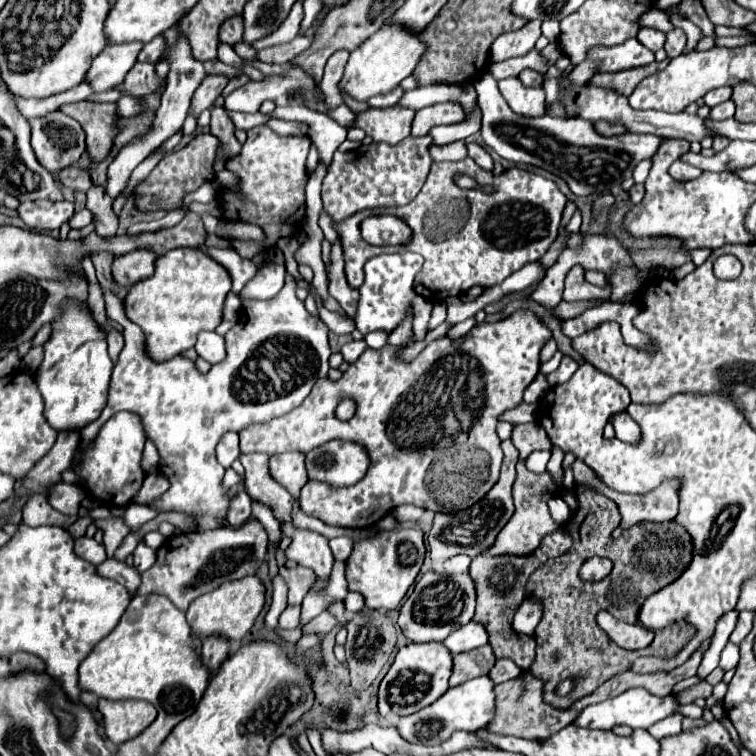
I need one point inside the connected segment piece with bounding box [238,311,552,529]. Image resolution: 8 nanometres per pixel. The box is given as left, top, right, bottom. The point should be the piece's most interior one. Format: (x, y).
(405, 412)

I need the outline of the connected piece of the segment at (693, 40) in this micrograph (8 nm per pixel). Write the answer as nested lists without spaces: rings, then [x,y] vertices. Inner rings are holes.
[[[676,19],[676,25],[678,25],[678,27],[682,27],[682,29],[686,31],[686,35],[688,35],[688,43],[686,43],[684,53],[694,51],[694,49],[696,49],[696,45],[698,45],[698,41],[700,41],[700,37],[702,37],[700,29],[698,29],[694,23],[690,23],[688,19]]]

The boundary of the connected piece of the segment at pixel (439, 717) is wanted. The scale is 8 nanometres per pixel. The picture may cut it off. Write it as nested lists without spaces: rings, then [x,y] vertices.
[[[484,675],[472,681],[466,681],[458,687],[448,689],[448,693],[444,693],[444,697],[440,697],[438,701],[434,701],[432,705],[420,709],[414,715],[408,717],[400,717],[396,723],[396,729],[400,731],[400,735],[410,741],[410,743],[420,743],[420,745],[440,745],[444,743],[454,731],[476,731],[486,727],[492,719],[494,719],[494,681]]]

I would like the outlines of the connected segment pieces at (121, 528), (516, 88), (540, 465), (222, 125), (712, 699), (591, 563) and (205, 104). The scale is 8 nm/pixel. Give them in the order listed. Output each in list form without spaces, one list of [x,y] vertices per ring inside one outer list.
[[[108,517],[108,519],[96,519],[94,525],[104,531],[104,547],[108,559],[114,557],[114,551],[122,545],[124,537],[130,533],[130,527],[122,517]]]
[[[518,77],[514,79],[502,79],[500,83],[500,93],[506,97],[506,103],[514,113],[522,113],[524,117],[540,117],[544,115],[544,91],[542,89],[532,89],[522,85]]]
[[[534,451],[528,459],[526,459],[526,467],[534,473],[544,473],[546,471],[546,463],[550,459],[550,451]]]
[[[212,107],[212,121],[210,121],[210,129],[212,129],[212,135],[218,137],[224,145],[226,145],[226,157],[232,157],[236,153],[240,153],[240,145],[234,137],[234,125],[226,113],[224,107]]]
[[[723,681],[716,684],[713,688],[712,695],[706,700],[706,708],[710,709],[713,707],[717,702],[723,701],[725,694],[728,689],[728,684],[724,683]]]
[[[590,557],[580,569],[580,575],[584,581],[600,581],[612,571],[612,561],[604,557]]]
[[[208,75],[202,85],[196,89],[194,97],[192,97],[192,107],[190,107],[190,115],[194,115],[196,119],[200,117],[200,113],[204,109],[210,109],[212,103],[216,101],[216,97],[222,93],[222,89],[226,87],[228,79],[222,75]]]

